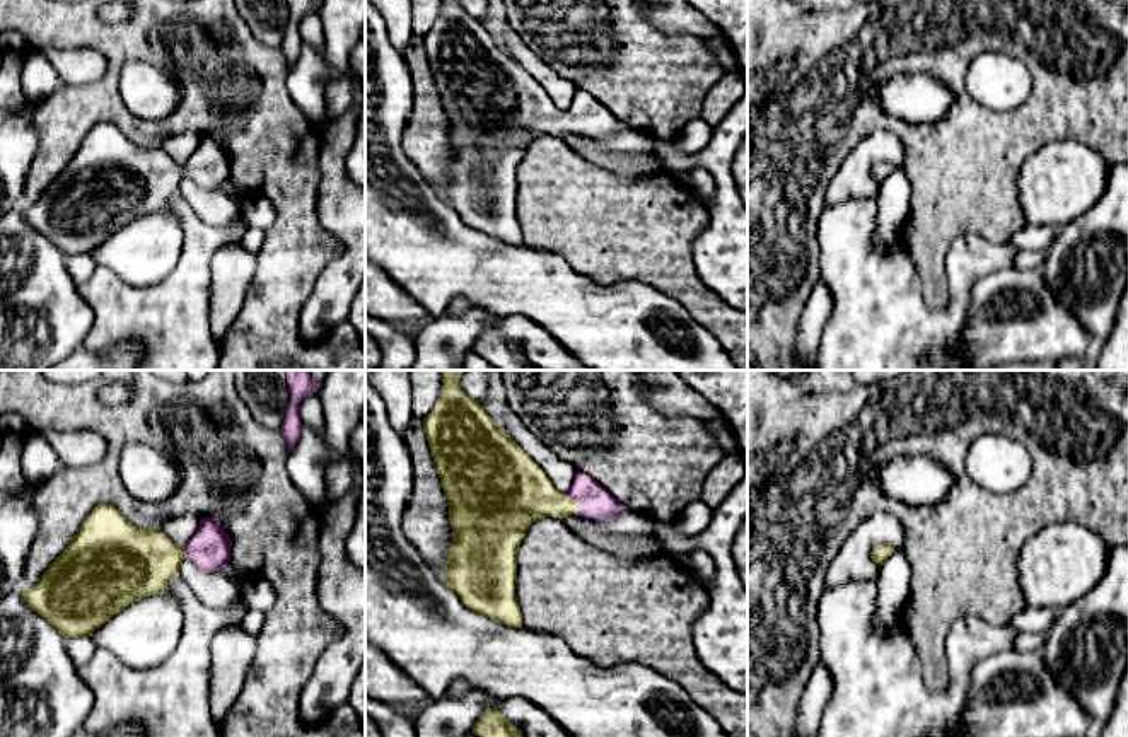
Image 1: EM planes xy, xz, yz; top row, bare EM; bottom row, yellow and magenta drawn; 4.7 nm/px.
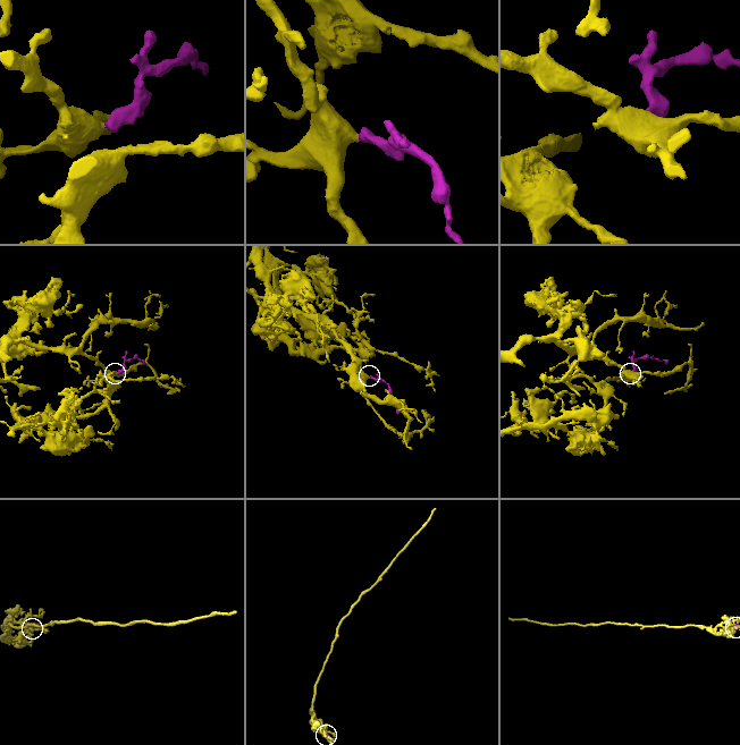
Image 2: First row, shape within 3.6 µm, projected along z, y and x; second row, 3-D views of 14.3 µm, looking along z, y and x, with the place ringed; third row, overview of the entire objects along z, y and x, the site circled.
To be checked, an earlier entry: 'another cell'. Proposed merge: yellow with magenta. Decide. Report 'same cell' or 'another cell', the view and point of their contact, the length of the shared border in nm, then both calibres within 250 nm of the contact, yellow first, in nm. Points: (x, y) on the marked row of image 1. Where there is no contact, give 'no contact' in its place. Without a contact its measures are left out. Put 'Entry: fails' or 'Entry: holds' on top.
Entry: fails
same cell | xz (577, 502) | 110 nm | 260/160 nm

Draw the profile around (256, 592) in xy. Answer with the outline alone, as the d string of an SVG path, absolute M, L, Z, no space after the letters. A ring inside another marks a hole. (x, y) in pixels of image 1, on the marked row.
M242 577L239 587L242 601L249 609L268 612L276 601L273 585L263 577Z

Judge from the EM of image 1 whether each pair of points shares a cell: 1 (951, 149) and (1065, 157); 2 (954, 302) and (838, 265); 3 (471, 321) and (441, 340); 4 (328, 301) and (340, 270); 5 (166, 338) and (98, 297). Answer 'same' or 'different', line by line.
1: different
2: same
3: same
4: same
5: same

